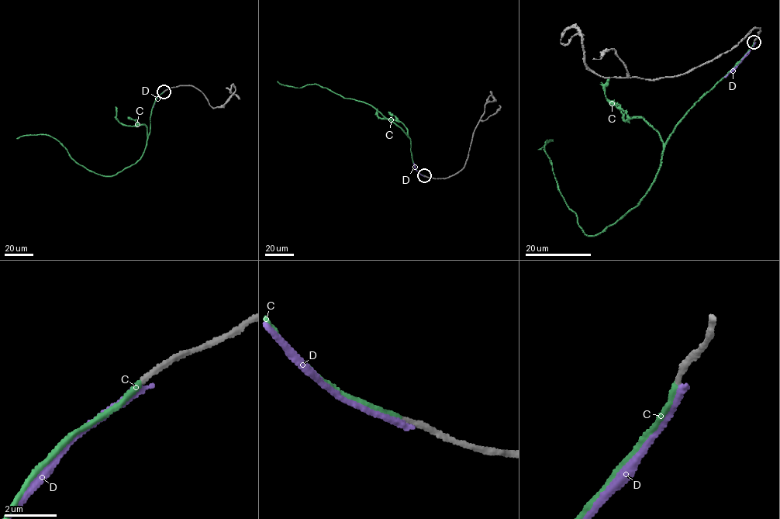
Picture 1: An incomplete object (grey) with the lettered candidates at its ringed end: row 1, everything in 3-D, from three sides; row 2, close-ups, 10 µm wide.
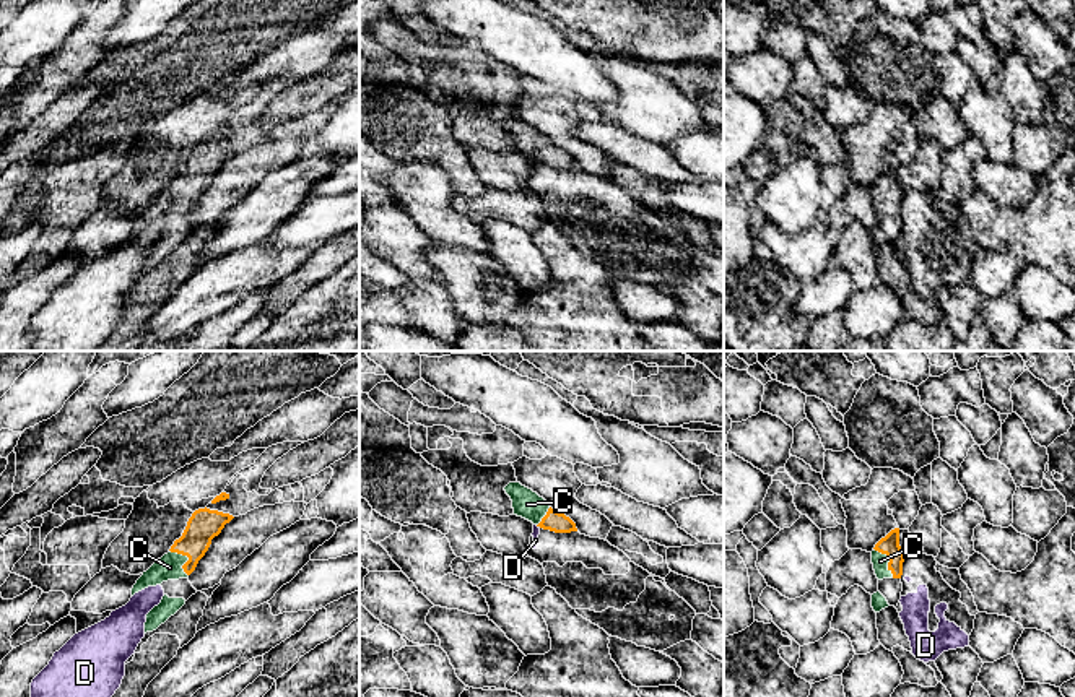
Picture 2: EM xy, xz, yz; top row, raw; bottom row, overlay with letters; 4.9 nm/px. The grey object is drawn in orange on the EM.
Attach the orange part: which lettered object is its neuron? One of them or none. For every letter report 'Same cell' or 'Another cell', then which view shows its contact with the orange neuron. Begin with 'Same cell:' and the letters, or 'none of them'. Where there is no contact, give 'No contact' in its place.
Same cell: C
C: Same cell. Touches orange in yz
D: Another cell. No contact

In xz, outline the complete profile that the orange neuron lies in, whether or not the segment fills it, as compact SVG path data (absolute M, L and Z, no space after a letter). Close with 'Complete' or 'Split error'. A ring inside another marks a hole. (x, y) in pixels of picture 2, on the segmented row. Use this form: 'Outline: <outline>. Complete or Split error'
Outline: M509 483L504 487L512 500L514 515L555 533L577 531L576 523L550 507L550 504L520 483Z. Split error

